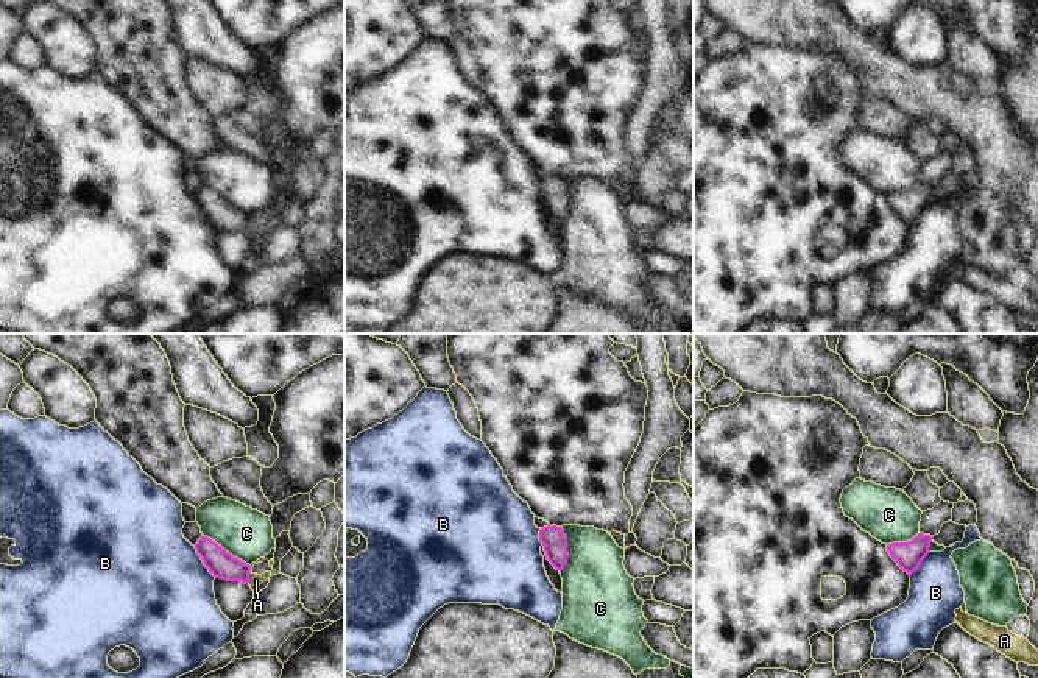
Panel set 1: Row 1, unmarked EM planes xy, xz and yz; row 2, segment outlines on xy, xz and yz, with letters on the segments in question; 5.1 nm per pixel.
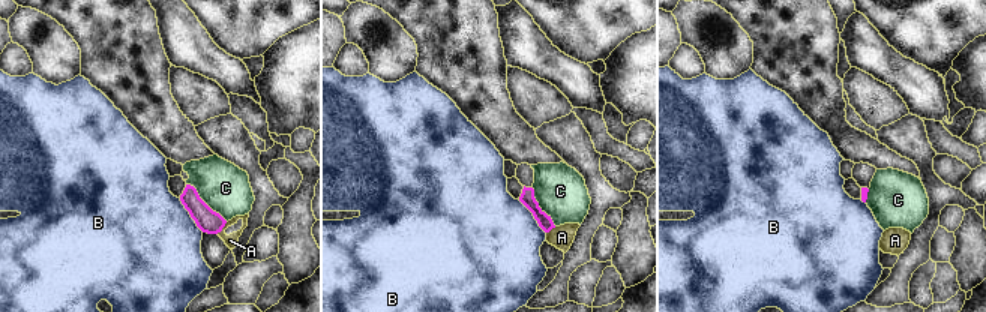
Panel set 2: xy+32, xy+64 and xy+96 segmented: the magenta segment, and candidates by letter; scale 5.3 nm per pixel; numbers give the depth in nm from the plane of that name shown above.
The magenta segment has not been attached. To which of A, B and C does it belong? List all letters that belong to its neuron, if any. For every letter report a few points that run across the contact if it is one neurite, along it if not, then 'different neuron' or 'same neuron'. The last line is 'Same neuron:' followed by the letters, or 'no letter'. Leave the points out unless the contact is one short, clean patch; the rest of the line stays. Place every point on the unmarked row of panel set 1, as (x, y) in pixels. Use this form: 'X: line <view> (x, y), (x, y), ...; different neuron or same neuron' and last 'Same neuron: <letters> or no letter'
A: line xy (251, 217), (247, 234); different neuron
B: line xy (194, 197), (203, 215), (215, 228); different neuron
C: line xy (203, 184), (250, 217); different neuron
Same neuron: no letter

